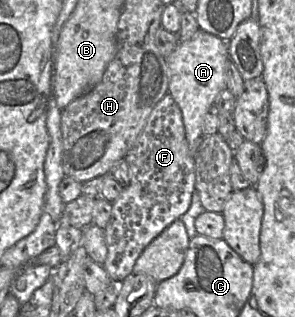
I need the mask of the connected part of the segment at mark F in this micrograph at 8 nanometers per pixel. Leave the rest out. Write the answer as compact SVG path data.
M170 93L156 104L147 122L125 157L130 169L130 183L112 203L111 218L104 229L108 253L104 264L109 277L120 284L133 272L143 250L173 221L181 218L190 207L195 190L195 159L185 136L182 112Z

